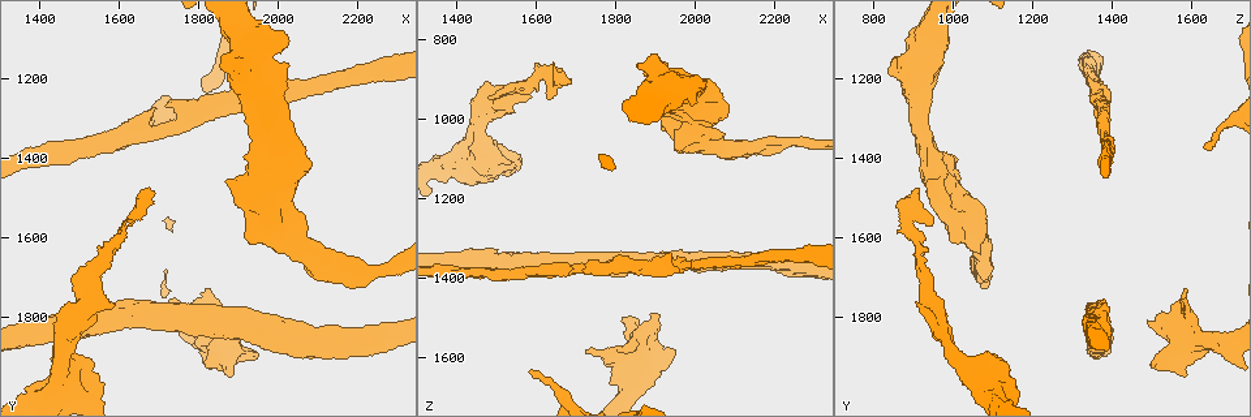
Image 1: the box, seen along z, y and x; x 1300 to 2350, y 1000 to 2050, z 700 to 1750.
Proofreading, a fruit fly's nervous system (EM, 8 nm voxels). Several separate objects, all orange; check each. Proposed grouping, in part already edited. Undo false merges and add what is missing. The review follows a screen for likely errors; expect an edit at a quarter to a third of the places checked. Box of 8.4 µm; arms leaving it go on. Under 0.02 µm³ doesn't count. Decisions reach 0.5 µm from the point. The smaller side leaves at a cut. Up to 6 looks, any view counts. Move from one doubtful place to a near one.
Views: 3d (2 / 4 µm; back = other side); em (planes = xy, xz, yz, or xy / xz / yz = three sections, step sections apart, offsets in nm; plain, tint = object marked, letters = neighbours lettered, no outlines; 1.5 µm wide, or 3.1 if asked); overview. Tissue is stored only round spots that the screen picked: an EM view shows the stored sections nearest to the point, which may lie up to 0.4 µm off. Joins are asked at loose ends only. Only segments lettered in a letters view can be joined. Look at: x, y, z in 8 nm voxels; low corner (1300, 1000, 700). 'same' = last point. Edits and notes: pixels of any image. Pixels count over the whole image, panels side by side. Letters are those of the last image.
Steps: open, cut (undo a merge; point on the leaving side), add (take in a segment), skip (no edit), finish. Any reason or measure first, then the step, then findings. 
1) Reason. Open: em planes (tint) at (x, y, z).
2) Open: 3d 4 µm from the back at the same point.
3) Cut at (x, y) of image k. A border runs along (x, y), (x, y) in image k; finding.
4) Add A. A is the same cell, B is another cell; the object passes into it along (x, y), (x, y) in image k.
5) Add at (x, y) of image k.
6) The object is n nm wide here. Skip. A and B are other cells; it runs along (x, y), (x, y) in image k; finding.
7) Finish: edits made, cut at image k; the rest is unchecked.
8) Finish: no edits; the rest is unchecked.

Free end. Open: 3d 2 µm at (1945, 1190, 1335).

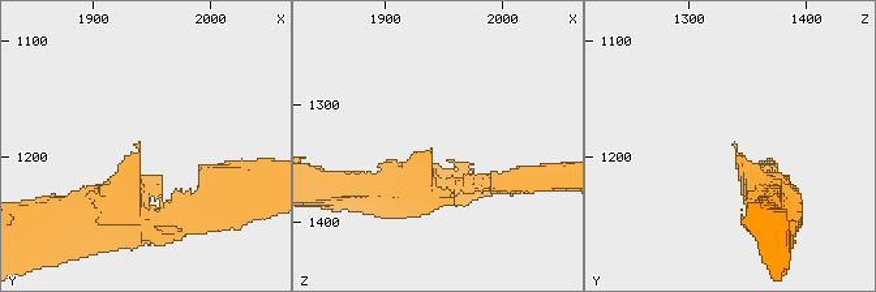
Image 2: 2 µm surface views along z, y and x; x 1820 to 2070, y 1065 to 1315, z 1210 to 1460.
Need the tissue. Open: em planes (letters) at (1940, 1188, 1338).

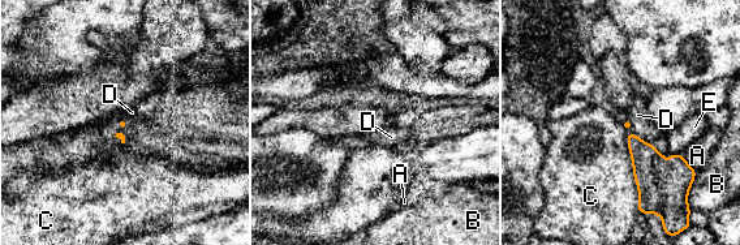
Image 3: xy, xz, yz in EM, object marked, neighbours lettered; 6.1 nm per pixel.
Skip. A, B, C, D and E are other cells; no lettered segment goes on from it.

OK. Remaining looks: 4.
Free end. Open: 3d 4 µm at (2210, 1720, 1080).

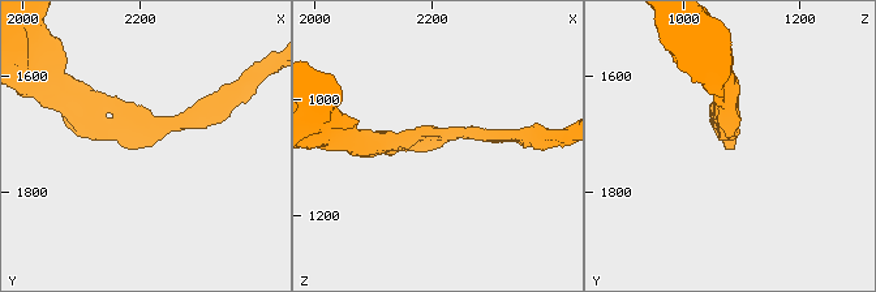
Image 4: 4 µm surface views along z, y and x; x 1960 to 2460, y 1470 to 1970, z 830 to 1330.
Open: em planes (letters) at (2205, 1725, 1075).

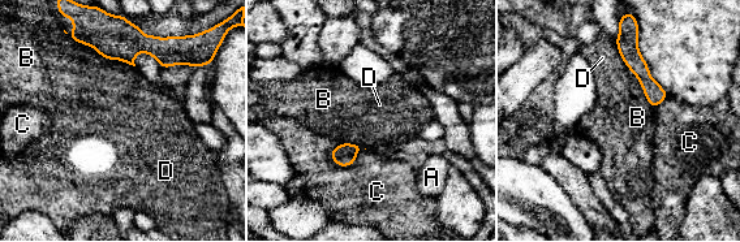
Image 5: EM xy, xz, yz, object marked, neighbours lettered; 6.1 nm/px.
The longest contact is with B, 480 nm. Skip. A, B, C and D are other cells; none of them fits.

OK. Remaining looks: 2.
An open end. Open: 3d 4 µm at (1875, 1450, 940).

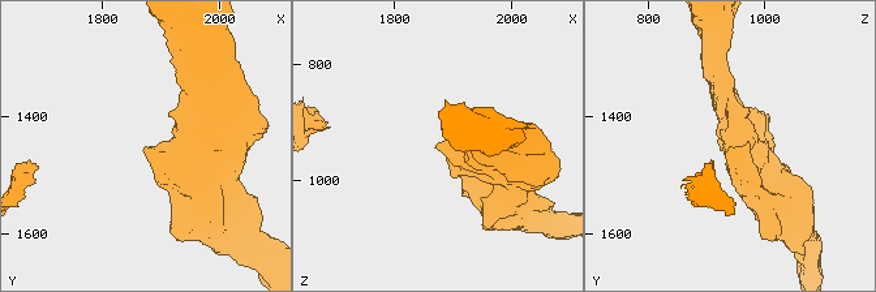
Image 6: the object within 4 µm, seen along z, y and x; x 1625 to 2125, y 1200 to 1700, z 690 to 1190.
Now the EM. Open: em planes (letters) at (1875, 1455, 935).

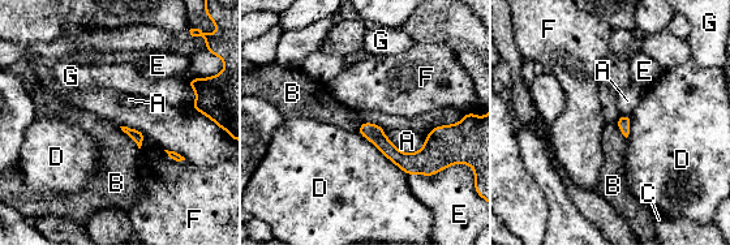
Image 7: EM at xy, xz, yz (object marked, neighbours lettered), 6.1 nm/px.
Skip. A, B, C, D, E, F and G are other cells; it runs along (443, 128), (419, 158), (363, 130) in image 7; none of them fits.

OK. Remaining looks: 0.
Finish: no edits; the rest is unchecked.

